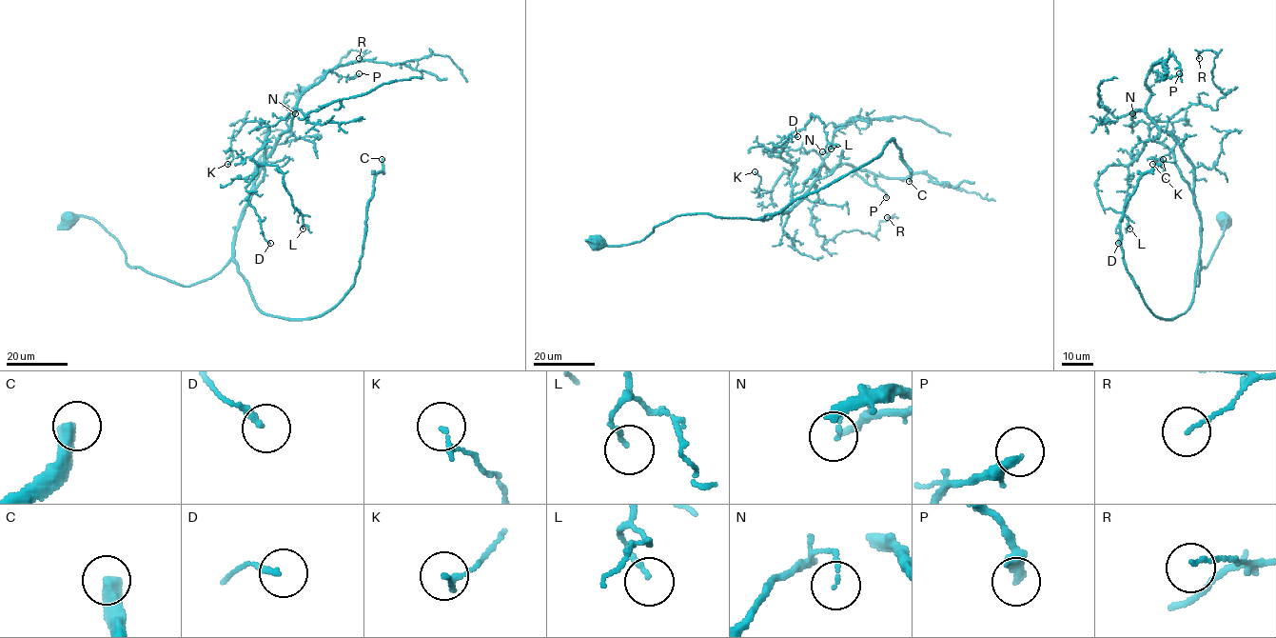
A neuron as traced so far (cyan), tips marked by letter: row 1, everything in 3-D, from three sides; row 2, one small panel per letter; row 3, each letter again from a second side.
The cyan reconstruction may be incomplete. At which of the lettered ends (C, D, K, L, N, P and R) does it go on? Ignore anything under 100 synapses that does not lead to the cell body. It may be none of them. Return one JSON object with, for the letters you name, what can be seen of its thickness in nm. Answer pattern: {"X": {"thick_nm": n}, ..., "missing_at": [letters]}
{"C": {"thick_nm": 440}, "missing_at": ["C"]}

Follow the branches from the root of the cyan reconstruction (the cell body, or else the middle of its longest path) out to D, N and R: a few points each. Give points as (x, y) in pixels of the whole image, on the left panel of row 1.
D: (69, 217), (96, 219), (132, 267), (186, 287), (205, 281), (231, 256), (267, 140), (245, 189), (270, 243)
N: (69, 217), (96, 219), (118, 242), (132, 267), (186, 287), (210, 279), (231, 258), (253, 180), (295, 113)
R: (69, 217), (96, 219), (132, 267), (186, 287), (213, 277), (287, 129), (283, 104), (350, 50), (359, 58)

